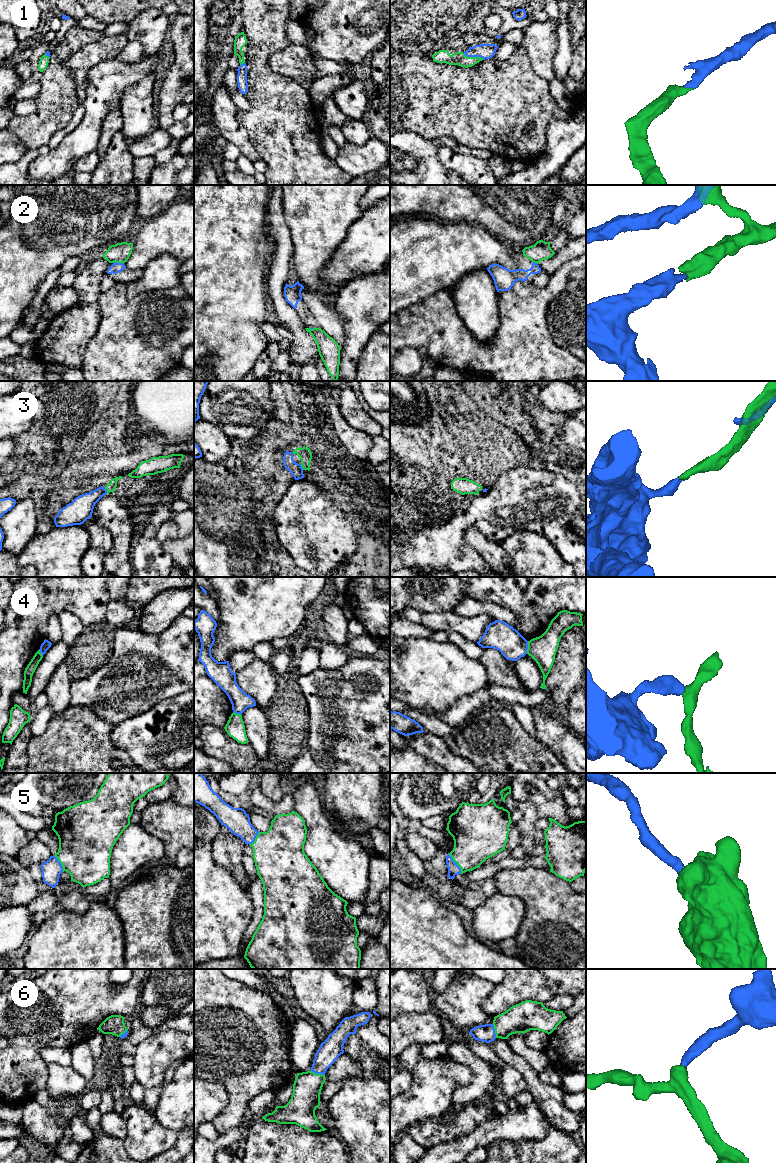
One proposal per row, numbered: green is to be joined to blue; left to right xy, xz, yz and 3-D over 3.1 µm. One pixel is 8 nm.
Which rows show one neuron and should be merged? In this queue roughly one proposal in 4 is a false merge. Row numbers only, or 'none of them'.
1, 2, 3, 5, 6

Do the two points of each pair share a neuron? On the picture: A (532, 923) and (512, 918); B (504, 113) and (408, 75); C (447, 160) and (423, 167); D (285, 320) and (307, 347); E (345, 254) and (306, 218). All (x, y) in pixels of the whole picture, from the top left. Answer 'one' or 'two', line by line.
A: two
B: one
C: two
D: one
E: two

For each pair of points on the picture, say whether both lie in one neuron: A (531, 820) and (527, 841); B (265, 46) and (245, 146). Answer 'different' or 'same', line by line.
A: same
B: different

